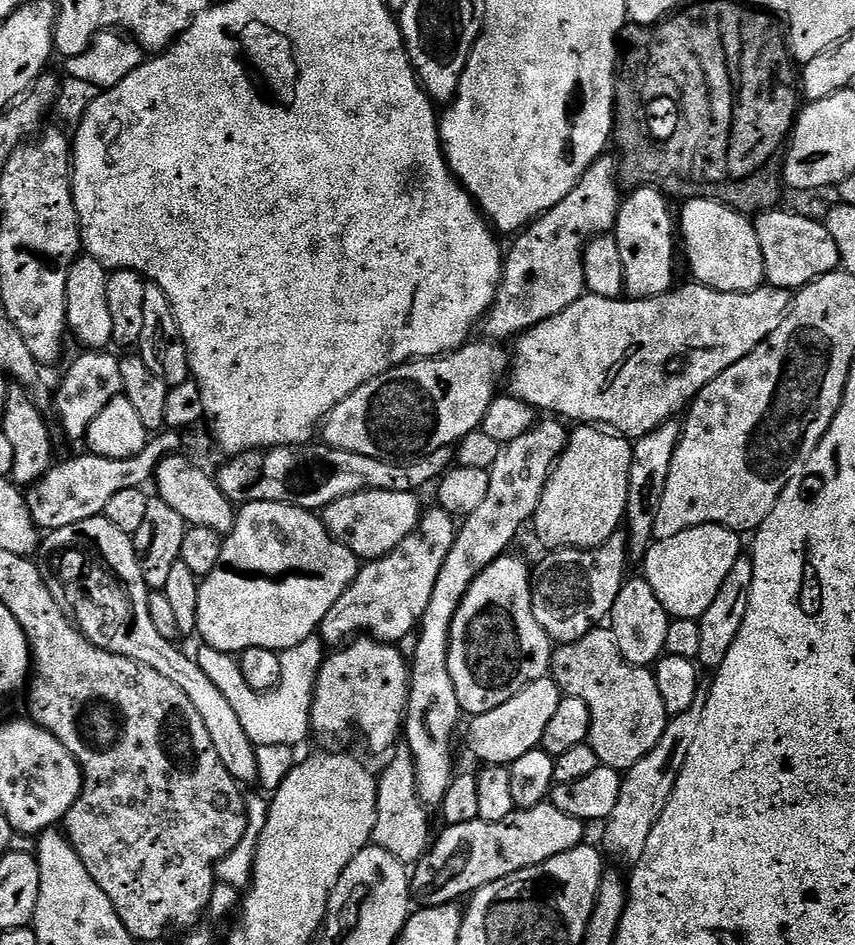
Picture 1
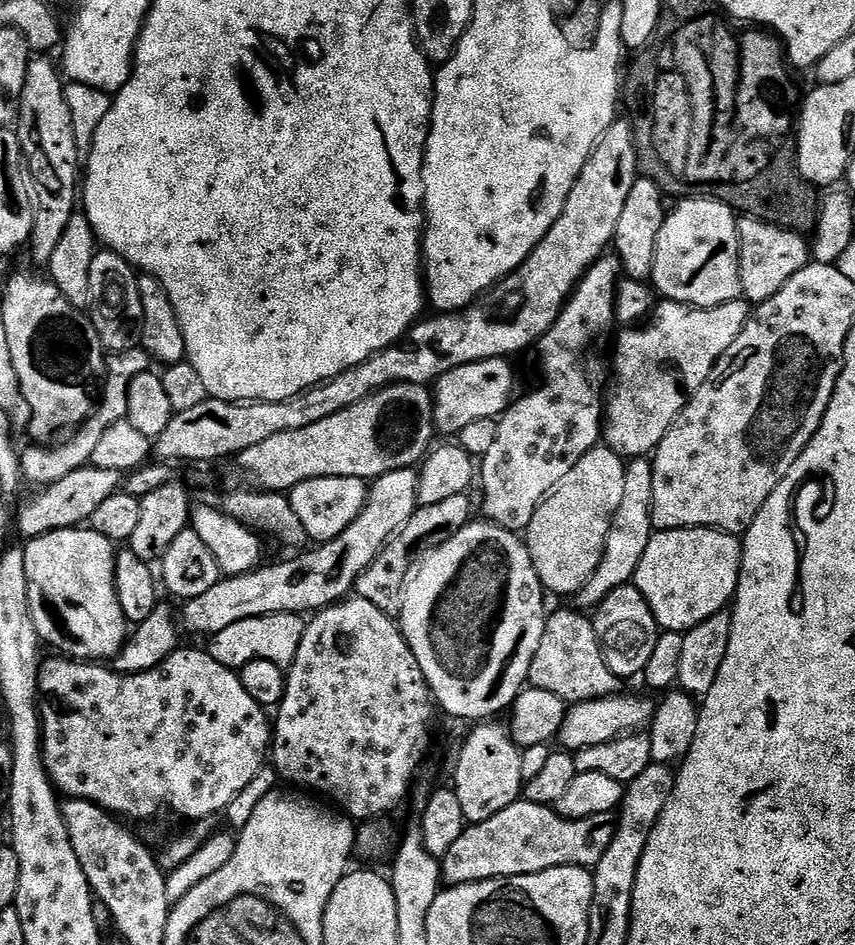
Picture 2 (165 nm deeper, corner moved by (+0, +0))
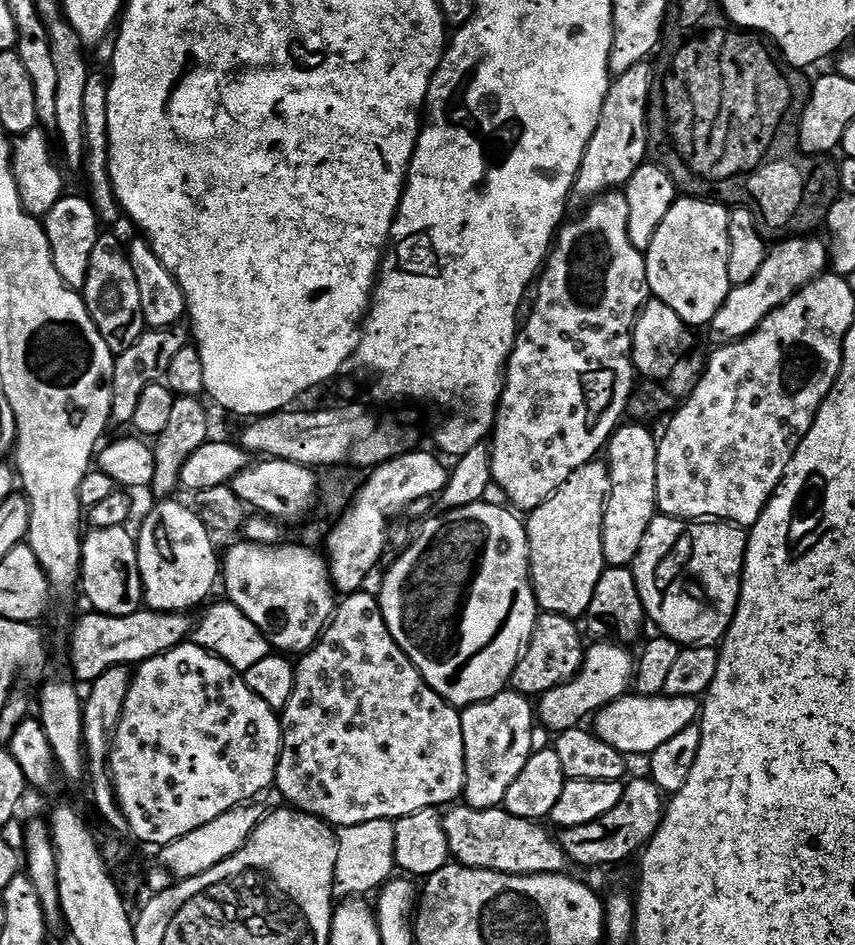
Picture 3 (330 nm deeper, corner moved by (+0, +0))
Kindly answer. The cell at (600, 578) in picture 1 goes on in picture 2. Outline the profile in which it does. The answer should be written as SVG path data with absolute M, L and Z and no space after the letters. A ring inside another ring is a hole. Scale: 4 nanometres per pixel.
M632 458L626 464L626 494L622 498L622 506L612 519L612 529L608 531L608 541L604 547L604 557L600 559L598 570L582 586L578 600L588 610L595 609L609 594L629 583L638 570L638 562L642 562L642 554L646 554L646 546L652 533L652 499L654 498L654 470L651 459Z

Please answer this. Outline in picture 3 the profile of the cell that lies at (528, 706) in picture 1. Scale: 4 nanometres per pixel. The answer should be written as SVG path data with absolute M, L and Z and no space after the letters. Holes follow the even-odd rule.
M600 642L584 653L584 666L580 673L562 686L543 693L538 700L538 720L552 734L579 729L584 719L595 717L601 708L625 695L634 684L634 656L627 647L616 642Z

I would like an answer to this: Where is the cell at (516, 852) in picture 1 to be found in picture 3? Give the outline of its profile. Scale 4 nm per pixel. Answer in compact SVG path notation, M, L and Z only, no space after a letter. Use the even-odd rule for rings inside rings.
M651 778L631 780L624 784L622 802L618 802L618 806L610 810L610 814L602 814L602 818L586 822L586 826L566 828L559 833L562 850L573 865L581 864L584 870L604 868L608 864L620 864L632 855L635 857L648 847L664 817L666 796Z

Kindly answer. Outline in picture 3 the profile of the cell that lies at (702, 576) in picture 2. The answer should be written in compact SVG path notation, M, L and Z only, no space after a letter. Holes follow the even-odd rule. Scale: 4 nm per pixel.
M657 515L646 530L642 550L638 550L632 573L642 598L645 617L657 624L659 631L681 646L716 646L728 633L740 601L740 582L744 575L744 555L748 549L748 532L727 522L675 520Z

